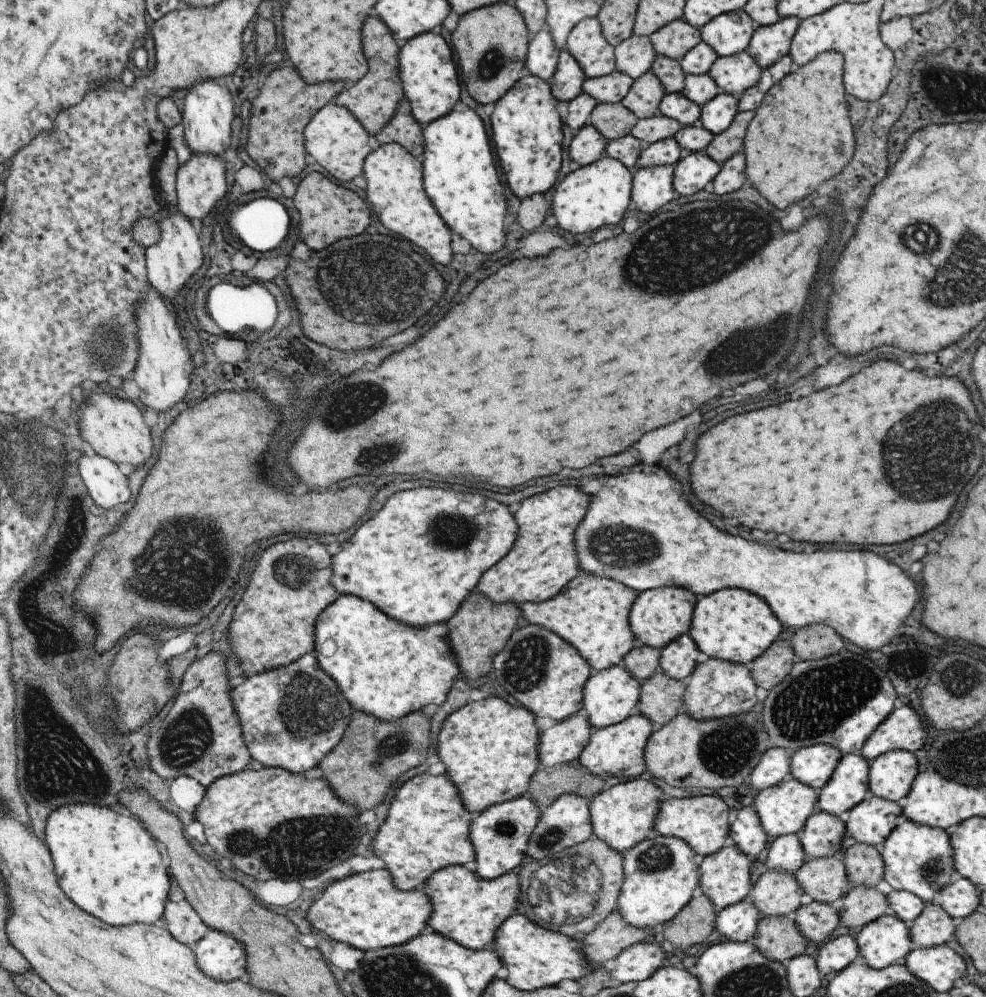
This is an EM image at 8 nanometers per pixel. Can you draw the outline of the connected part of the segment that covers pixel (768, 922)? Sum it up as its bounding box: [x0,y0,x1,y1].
[751,916,808,963]

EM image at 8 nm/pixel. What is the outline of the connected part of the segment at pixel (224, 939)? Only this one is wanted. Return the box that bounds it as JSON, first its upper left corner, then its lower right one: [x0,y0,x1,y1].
[195,929,247,981]

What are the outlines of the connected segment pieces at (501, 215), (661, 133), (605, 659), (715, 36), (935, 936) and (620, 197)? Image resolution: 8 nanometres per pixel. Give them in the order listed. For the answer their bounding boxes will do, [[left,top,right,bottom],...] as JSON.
[[422,109,507,255],[630,112,682,146],[518,572,637,672],[700,10,755,56],[909,903,957,948],[550,154,632,234]]

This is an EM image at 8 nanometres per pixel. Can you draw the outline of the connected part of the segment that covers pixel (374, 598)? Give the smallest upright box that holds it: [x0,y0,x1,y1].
[330,486,517,627]

